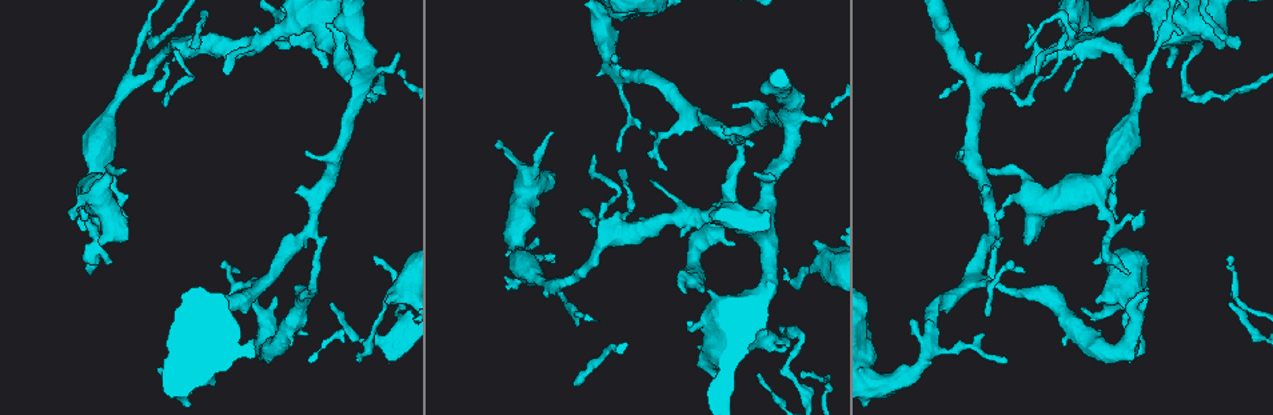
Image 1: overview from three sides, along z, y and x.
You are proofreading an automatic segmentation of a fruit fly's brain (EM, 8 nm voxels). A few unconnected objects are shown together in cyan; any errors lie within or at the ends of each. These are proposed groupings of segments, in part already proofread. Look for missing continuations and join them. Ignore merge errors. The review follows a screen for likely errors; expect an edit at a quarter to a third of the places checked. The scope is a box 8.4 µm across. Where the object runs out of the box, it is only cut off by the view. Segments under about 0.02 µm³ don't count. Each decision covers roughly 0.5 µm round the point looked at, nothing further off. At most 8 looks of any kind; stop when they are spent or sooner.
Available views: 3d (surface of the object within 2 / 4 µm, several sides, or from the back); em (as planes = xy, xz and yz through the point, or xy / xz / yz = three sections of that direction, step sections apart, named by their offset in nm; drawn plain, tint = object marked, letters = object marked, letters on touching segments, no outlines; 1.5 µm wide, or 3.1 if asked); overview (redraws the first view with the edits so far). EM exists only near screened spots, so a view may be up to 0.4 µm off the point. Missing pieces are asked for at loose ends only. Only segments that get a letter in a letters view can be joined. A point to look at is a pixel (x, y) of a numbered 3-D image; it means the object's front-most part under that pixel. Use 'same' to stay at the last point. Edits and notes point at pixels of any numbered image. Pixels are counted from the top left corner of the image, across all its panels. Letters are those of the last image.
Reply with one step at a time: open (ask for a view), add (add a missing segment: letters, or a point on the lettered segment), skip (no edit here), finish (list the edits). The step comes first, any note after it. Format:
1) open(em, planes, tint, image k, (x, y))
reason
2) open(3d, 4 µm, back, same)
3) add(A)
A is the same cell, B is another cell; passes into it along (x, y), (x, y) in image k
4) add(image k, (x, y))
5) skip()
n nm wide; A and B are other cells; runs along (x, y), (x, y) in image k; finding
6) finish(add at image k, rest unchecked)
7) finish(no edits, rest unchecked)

open(em, planes, letters, image 1, (103, 244))
thick end

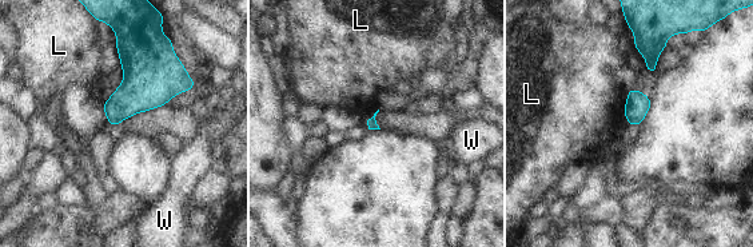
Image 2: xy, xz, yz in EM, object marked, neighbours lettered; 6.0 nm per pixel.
skip()
L and W are other cells; border along (626, 91), (625, 118), (632, 124) in image 2; no lettered segment goes on from it

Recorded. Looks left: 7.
open(em, xy, step 4, plain, image 1, (734, 107))
branch stops here

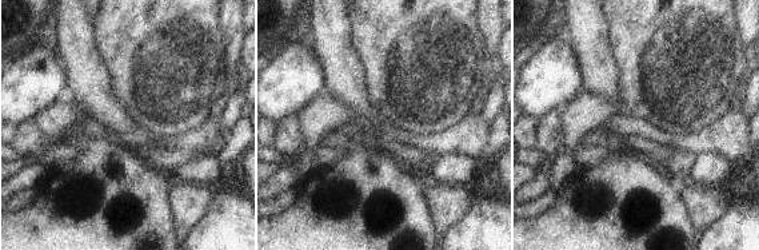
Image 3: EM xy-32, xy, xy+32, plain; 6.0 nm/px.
open(em, xy, step 4, letters, same)
see the neighbours

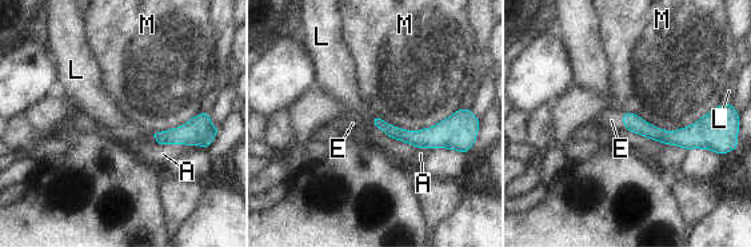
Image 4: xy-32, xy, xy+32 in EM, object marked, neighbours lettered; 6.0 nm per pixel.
add(E)
E is the same cell, A, L and M are other cells; passes into it along (634, 123), (623, 120), (611, 120) in image 4; the neuron continues

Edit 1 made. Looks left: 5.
open(overview)

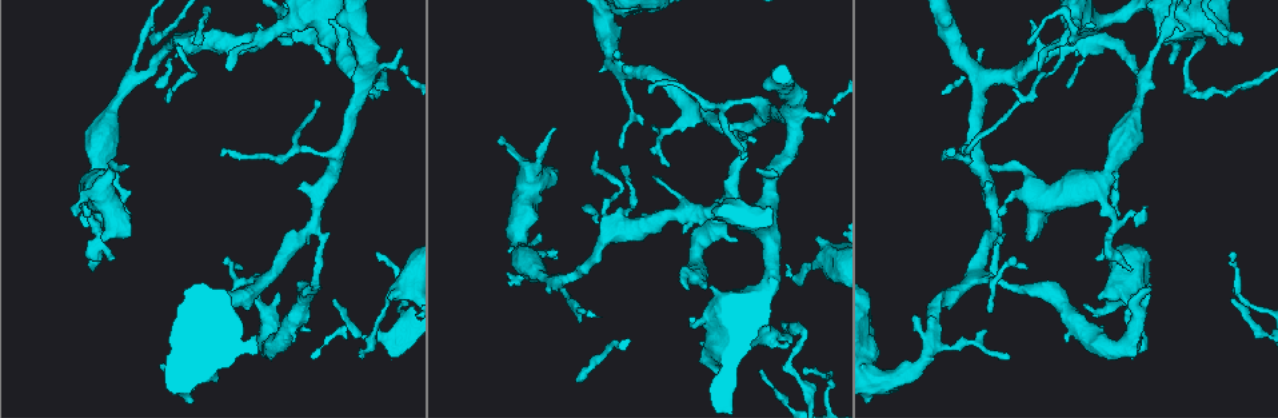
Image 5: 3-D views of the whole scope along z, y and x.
open(3d, 2 µm, back, image 5, (388, 296))
branch stops here

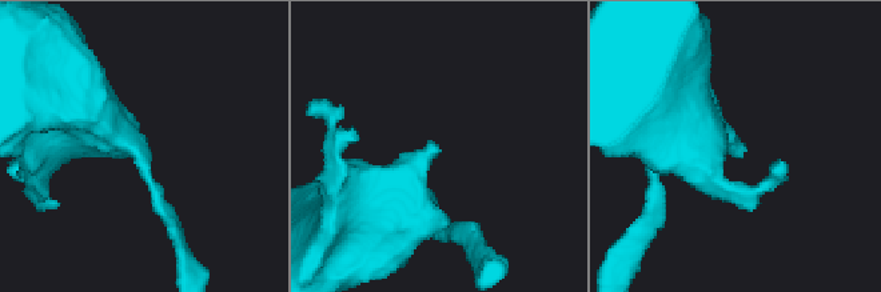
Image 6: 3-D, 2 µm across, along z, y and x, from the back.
open(em, planes, letters, image 6, (437, 147))

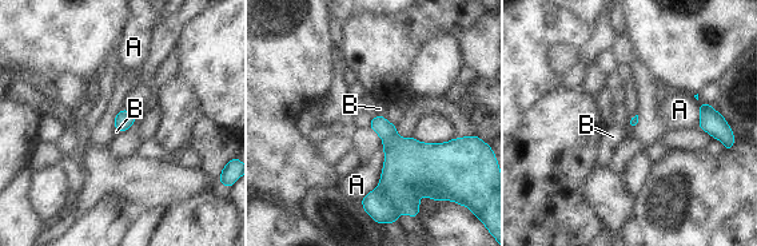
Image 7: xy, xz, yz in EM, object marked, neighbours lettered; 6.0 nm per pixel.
add(B)
B is the same cell, A is another cell; the neuron continues

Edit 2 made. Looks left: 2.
finish(add at image 4, add at image 7, rest unchecked)

